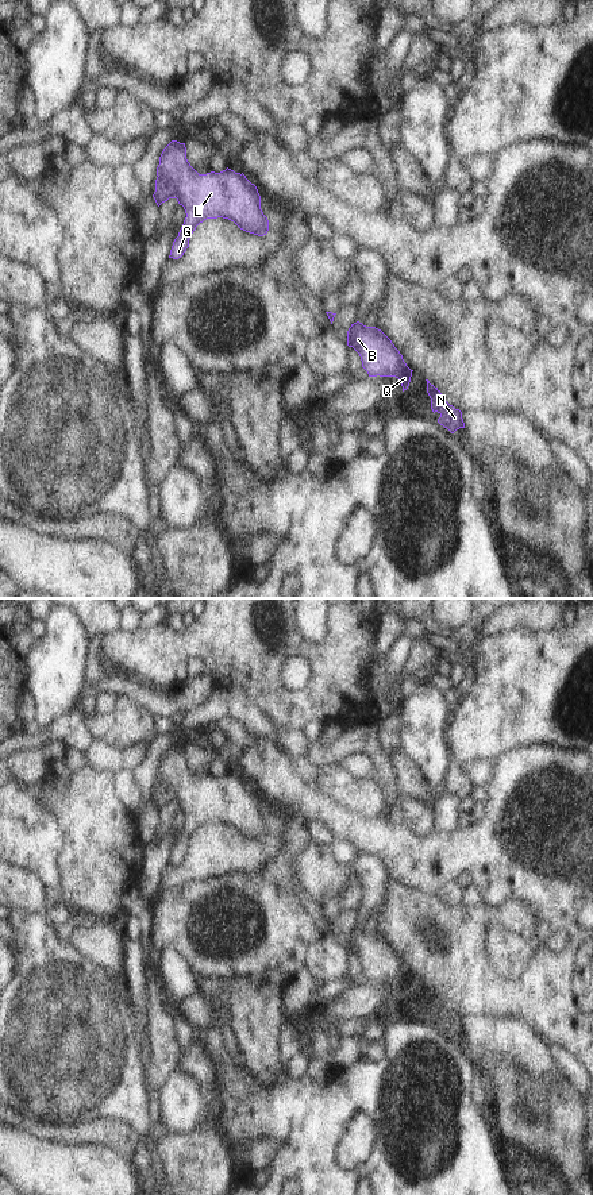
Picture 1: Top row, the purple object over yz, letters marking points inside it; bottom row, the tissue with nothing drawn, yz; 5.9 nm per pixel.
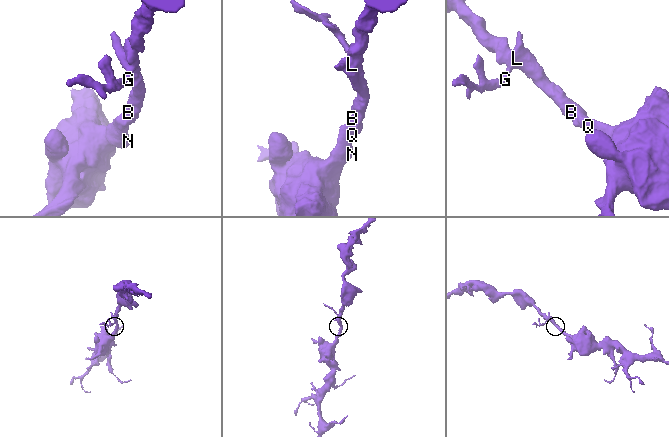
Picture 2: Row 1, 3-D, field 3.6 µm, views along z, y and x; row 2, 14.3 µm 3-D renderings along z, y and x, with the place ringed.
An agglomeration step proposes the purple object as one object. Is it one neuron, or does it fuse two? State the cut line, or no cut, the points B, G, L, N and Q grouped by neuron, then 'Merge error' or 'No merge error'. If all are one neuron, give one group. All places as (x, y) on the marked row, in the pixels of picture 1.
No split. Groups: B G L N Q. No merge error.

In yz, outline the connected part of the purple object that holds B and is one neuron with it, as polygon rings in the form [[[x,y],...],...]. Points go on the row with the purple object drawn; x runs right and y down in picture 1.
[[[357,321],[347,331],[347,346],[359,354],[369,377],[396,377],[403,392],[408,389],[413,370],[381,329]]]

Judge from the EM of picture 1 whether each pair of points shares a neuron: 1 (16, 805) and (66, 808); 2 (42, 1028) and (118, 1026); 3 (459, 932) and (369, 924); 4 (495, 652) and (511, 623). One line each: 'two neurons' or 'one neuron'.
1: two neurons
2: one neuron
3: two neurons
4: two neurons

